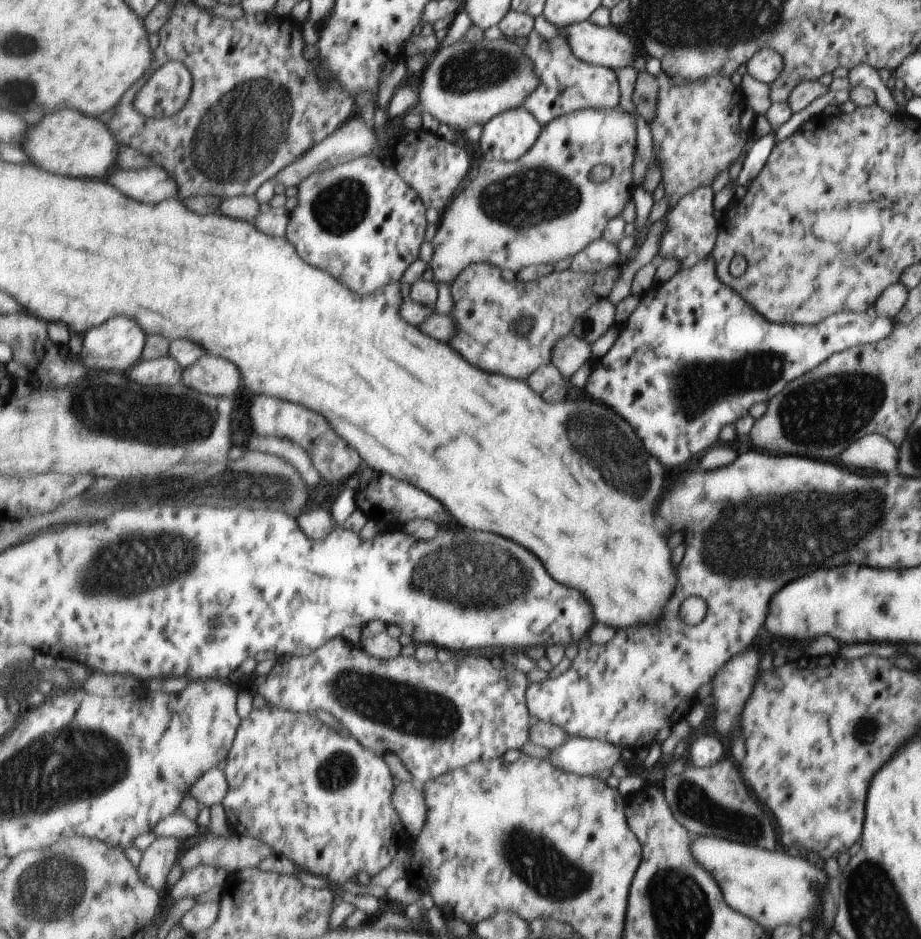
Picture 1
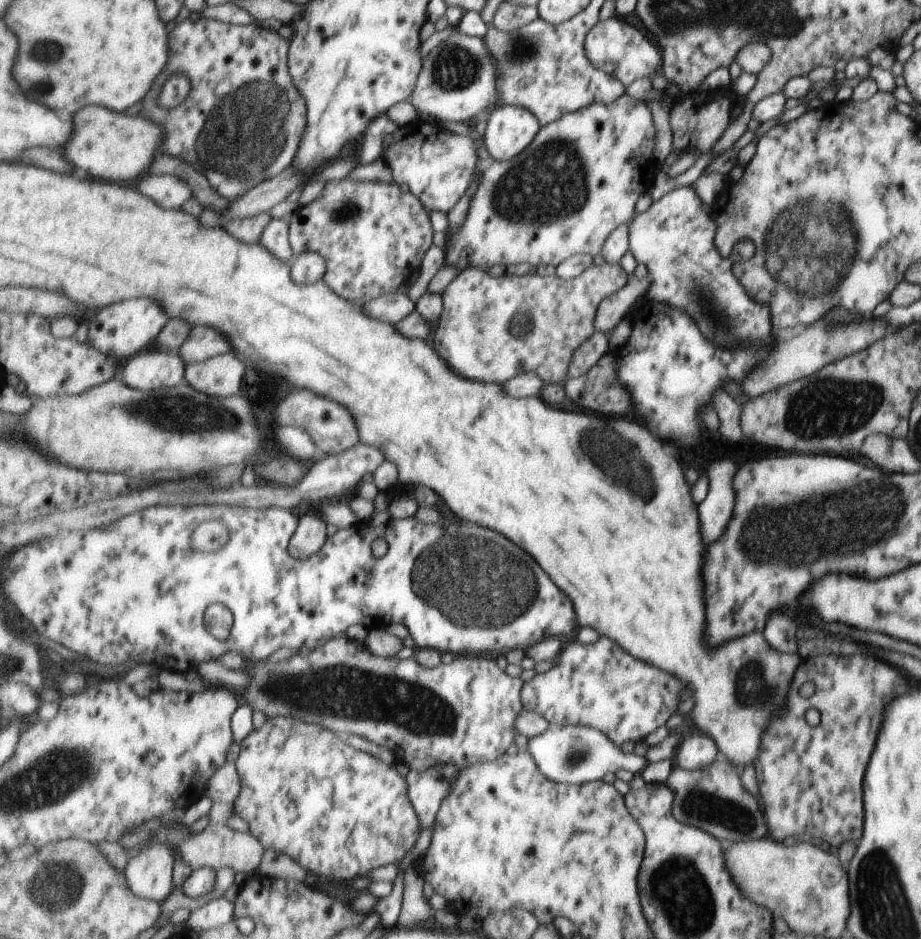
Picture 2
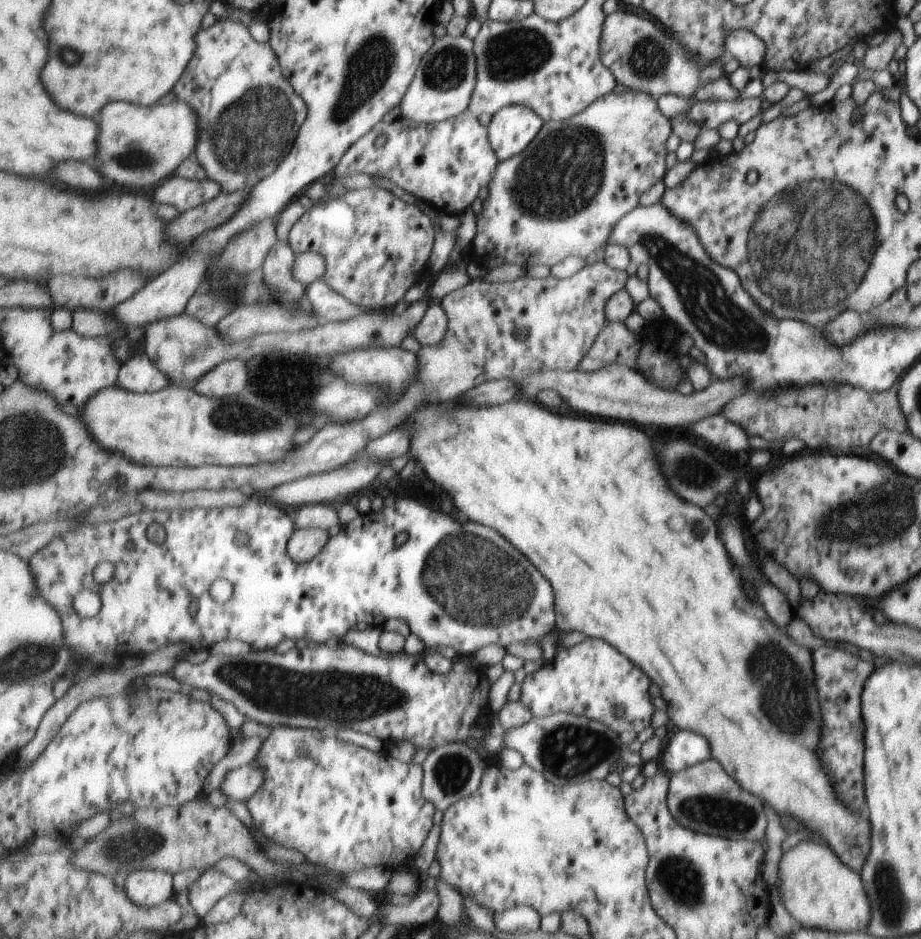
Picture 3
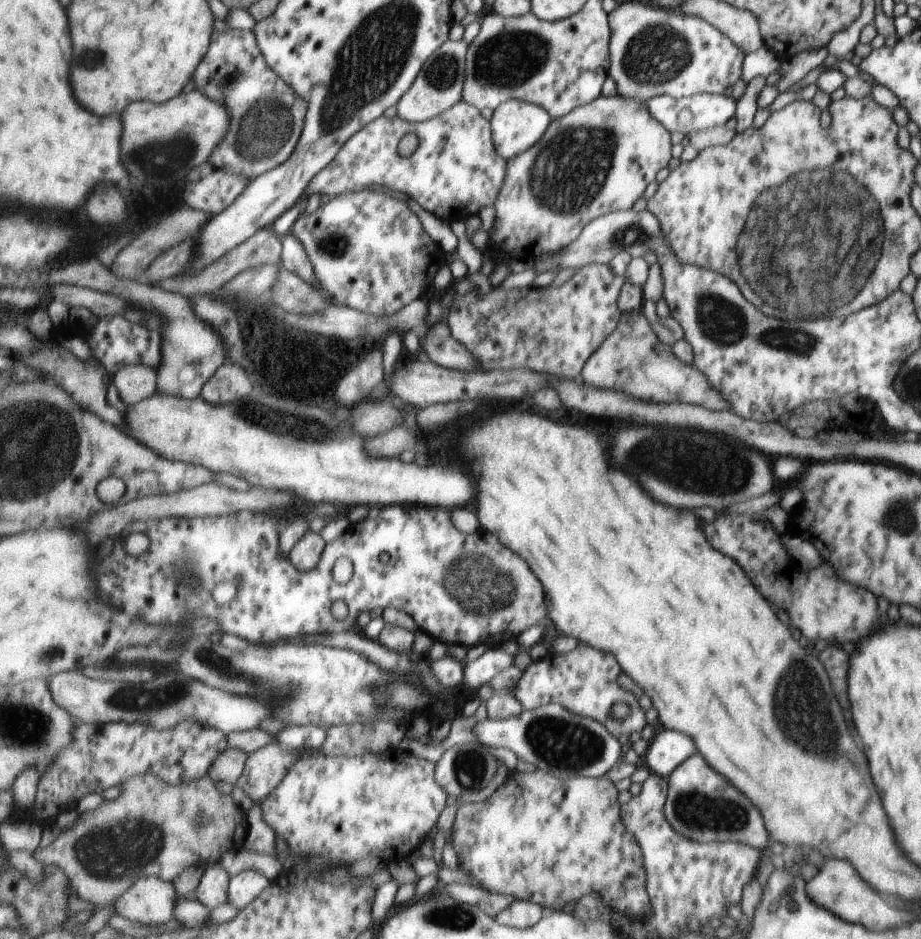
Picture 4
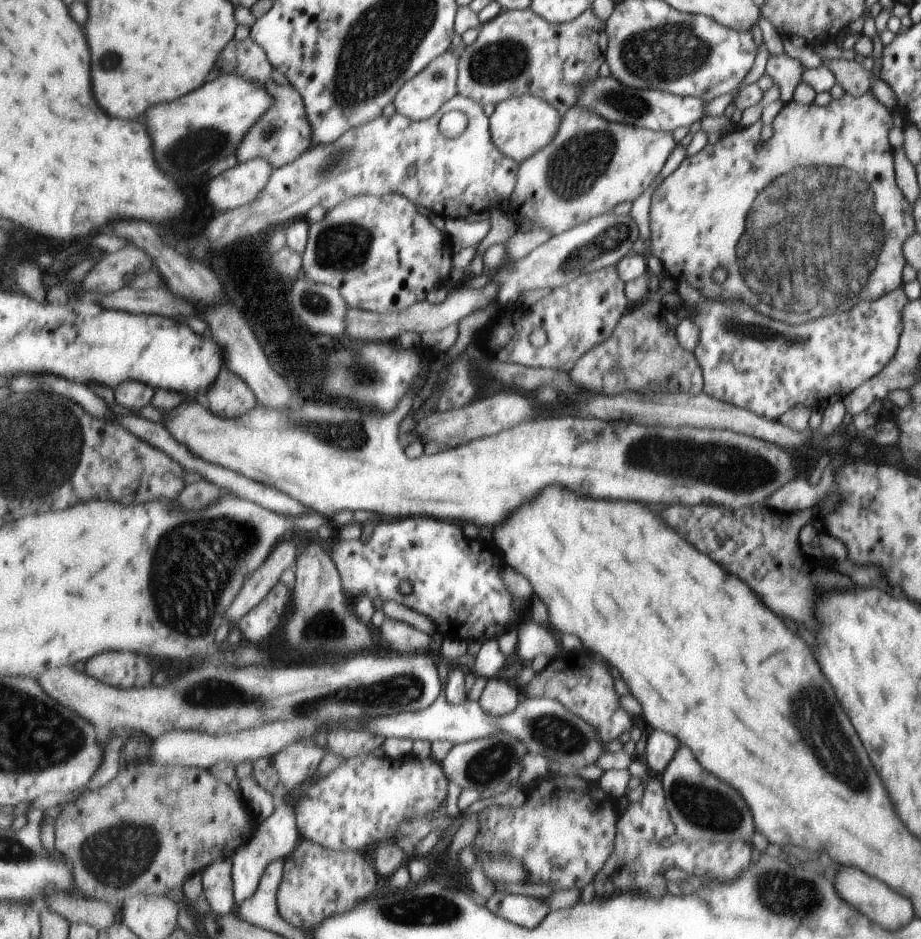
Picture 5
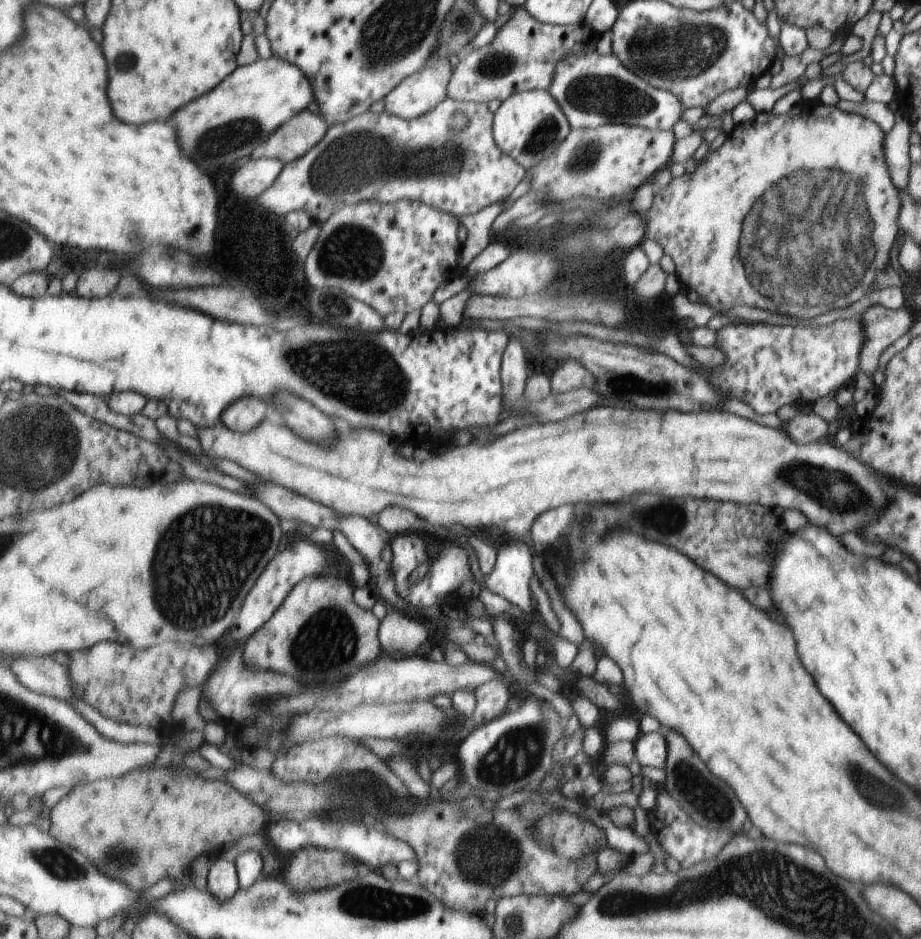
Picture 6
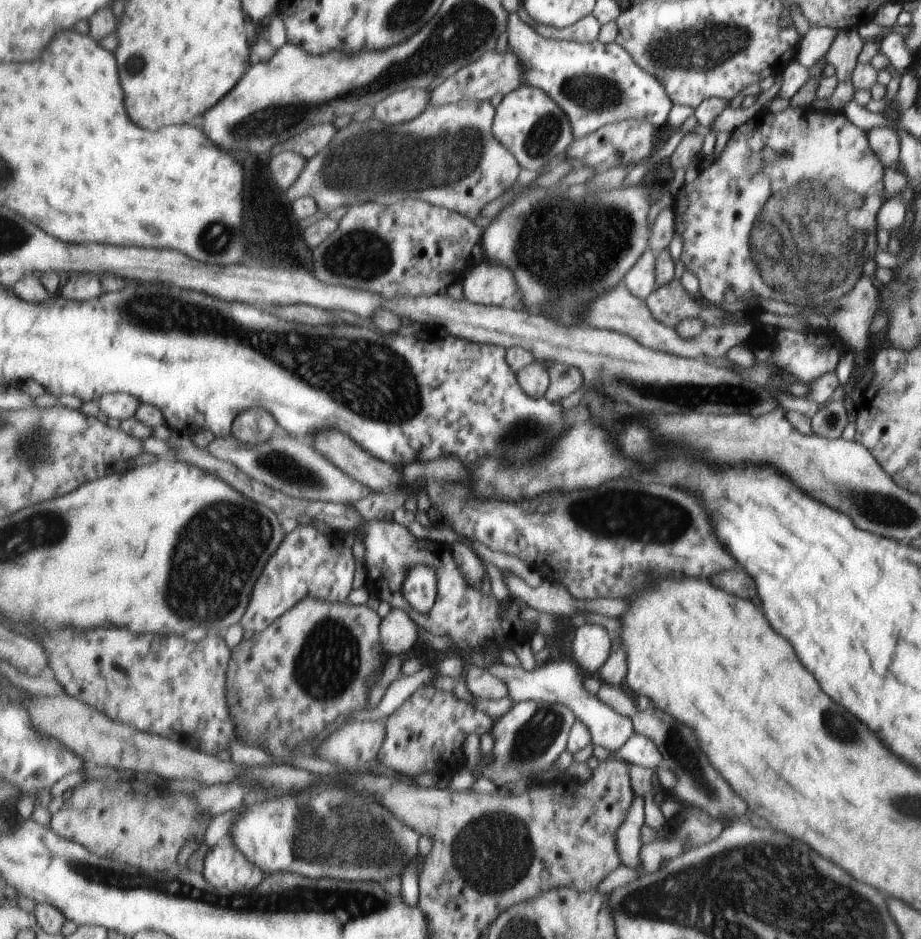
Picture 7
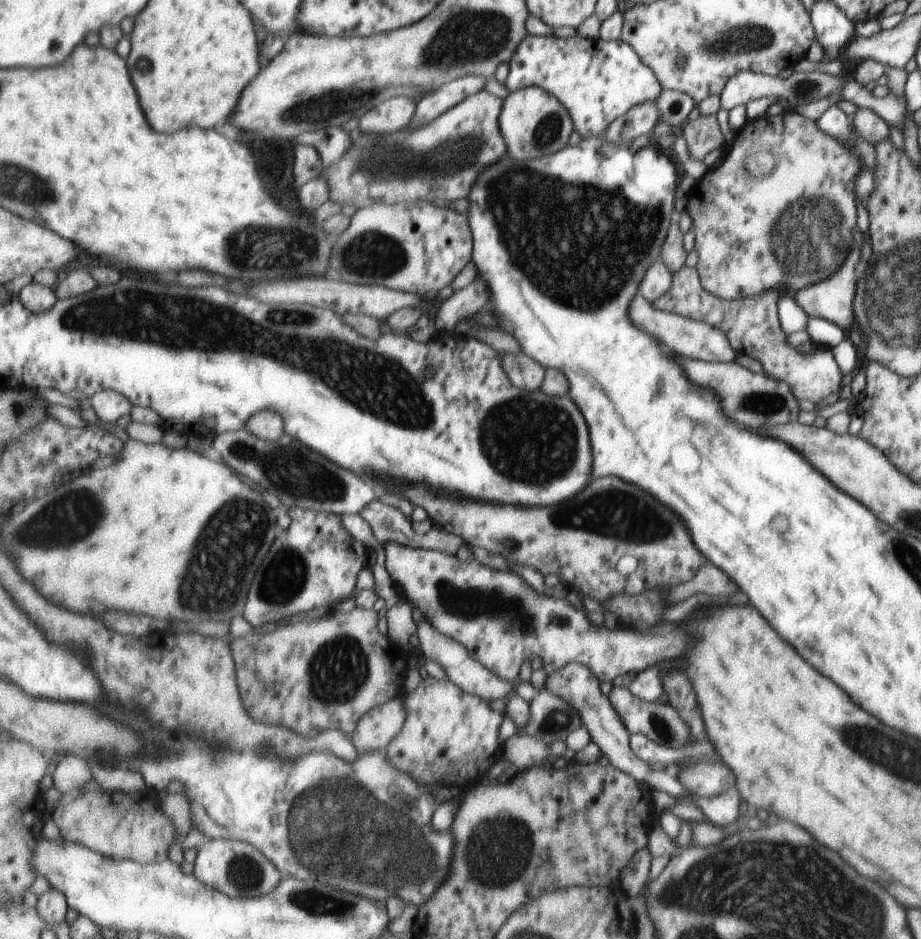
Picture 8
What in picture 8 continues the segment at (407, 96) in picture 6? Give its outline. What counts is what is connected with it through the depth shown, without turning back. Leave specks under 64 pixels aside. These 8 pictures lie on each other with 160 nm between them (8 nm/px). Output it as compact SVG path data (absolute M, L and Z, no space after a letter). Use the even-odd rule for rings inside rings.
M405 96L391 98L380 107L367 111L360 123L362 133L387 135L410 127L417 115L418 107L417 99Z

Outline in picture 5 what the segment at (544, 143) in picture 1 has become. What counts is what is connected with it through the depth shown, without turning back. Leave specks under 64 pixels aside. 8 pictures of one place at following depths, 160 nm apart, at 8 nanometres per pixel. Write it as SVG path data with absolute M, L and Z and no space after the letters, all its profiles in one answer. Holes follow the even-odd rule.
M576 106L563 115L554 142L522 163L516 190L507 207L511 212L516 208L516 214L522 212L524 218L532 220L532 231L549 231L553 237L564 234L598 215L609 213L622 202L634 202L660 174L674 146L670 132L613 123L590 107Z

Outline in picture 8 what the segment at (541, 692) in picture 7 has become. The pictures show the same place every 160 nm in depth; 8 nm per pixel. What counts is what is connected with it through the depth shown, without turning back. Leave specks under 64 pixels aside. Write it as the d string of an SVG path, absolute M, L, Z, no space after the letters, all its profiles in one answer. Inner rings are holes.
M577 662L567 664L558 669L548 677L547 688L552 694L558 695L566 702L569 702L580 712L584 726L593 736L593 742L598 743L600 750L608 757L609 763L626 774L633 776L637 782L648 783L648 786L656 790L666 792L678 798L684 798L691 795L693 800L695 796L684 788L681 782L678 782L676 773L671 768L660 768L649 765L640 760L629 747L629 732L617 710L612 706L609 697L600 691L600 681L598 675L589 667Z

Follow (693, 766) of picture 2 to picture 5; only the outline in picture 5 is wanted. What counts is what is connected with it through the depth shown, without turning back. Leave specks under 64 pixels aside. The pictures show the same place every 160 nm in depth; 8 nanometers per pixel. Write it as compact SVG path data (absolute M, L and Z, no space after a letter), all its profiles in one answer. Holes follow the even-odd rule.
M652 732L652 736L647 737L646 743L646 761L652 775L660 776L673 756L678 752L680 742L666 732Z

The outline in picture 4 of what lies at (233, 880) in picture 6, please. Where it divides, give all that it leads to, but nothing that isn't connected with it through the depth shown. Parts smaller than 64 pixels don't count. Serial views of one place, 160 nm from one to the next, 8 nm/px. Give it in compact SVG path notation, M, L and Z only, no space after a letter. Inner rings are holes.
M212 865L207 869L198 887L199 901L210 910L228 904L232 879L233 876L222 865Z

